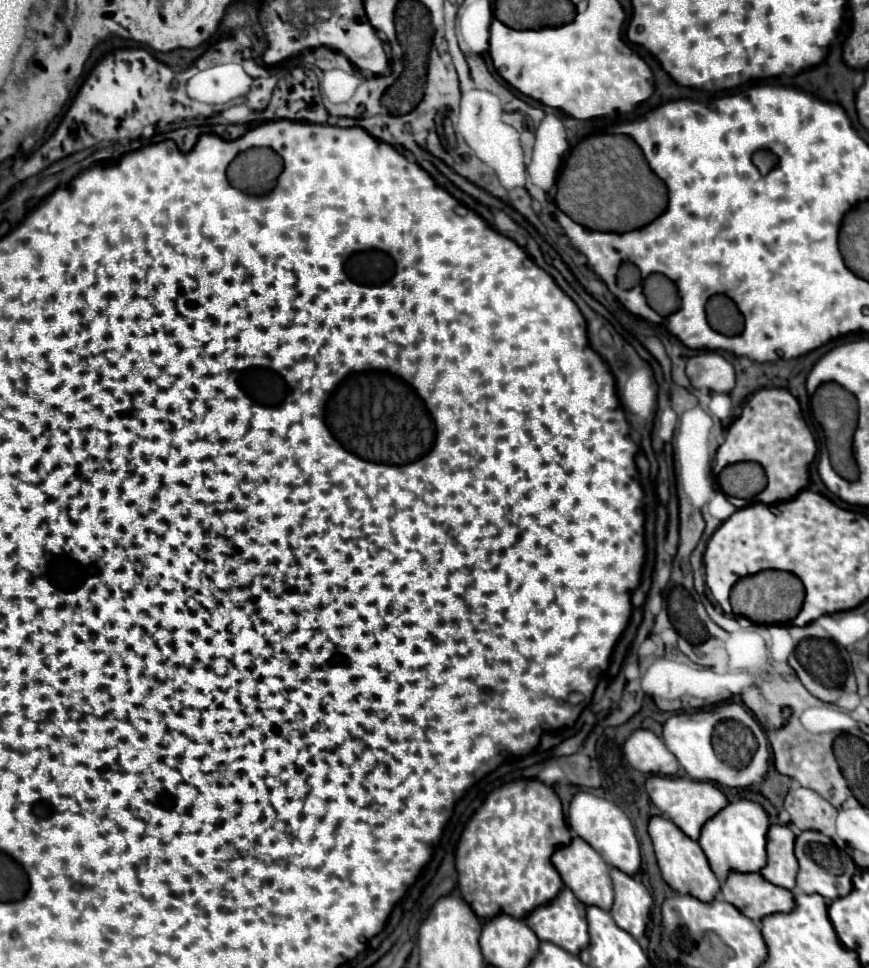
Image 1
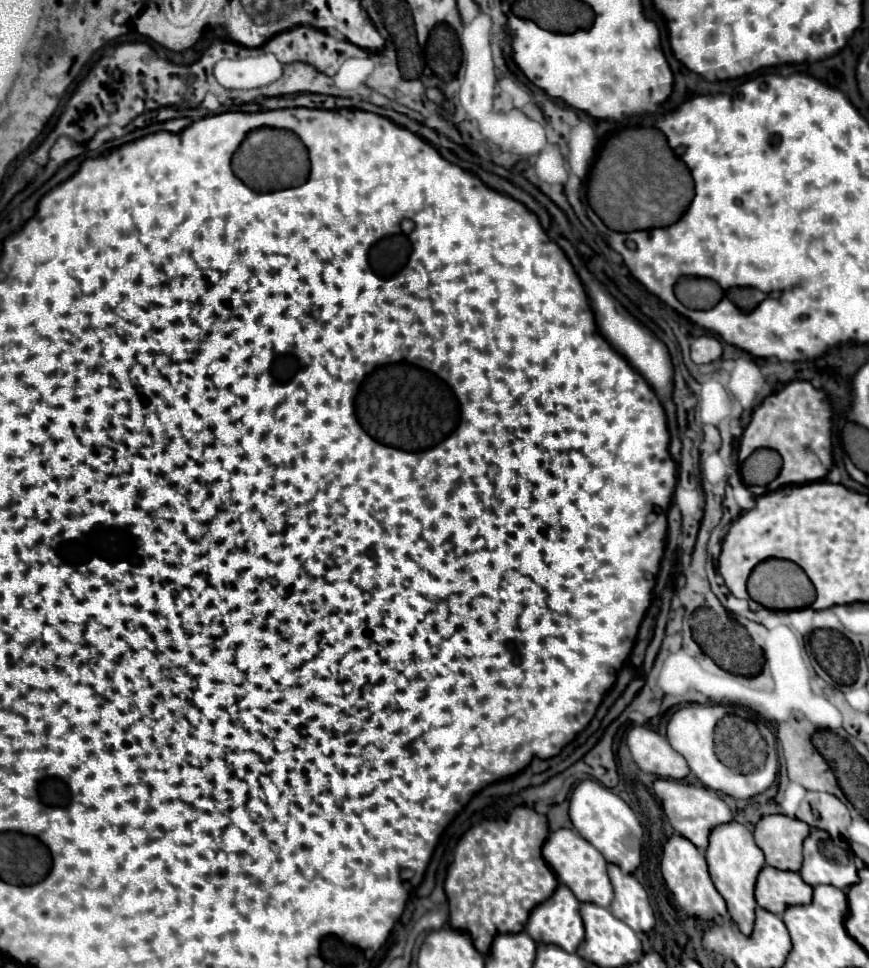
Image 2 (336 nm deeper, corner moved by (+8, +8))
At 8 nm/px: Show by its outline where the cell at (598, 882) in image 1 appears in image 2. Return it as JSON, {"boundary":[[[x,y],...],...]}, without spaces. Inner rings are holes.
{"boundary":[[[561,828],[553,834],[549,834],[549,838],[543,846],[543,858],[555,872],[557,880],[561,884],[565,884],[575,894],[575,898],[579,898],[579,902],[593,902],[603,908],[607,908],[611,904],[613,886],[607,876],[607,862],[605,862],[603,854],[593,844],[589,844],[581,834],[569,830],[569,828]]]}

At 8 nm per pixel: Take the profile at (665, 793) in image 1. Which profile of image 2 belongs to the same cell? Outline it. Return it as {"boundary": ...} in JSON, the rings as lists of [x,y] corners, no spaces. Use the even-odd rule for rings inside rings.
{"boundary":[[[655,780],[653,784],[655,796],[663,806],[663,812],[669,820],[669,824],[675,828],[677,834],[681,834],[683,838],[691,840],[699,852],[705,852],[709,846],[709,834],[715,826],[733,822],[733,812],[731,808],[717,796],[715,790],[703,788],[703,786],[695,786],[695,784],[685,784],[679,780]]]}

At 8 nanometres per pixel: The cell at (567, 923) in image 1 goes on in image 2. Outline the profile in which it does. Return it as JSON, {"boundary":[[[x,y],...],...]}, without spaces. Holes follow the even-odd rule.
{"boundary":[[[559,884],[555,894],[531,912],[525,932],[535,942],[555,944],[567,952],[575,952],[585,936],[579,906],[581,902],[571,890]]]}

